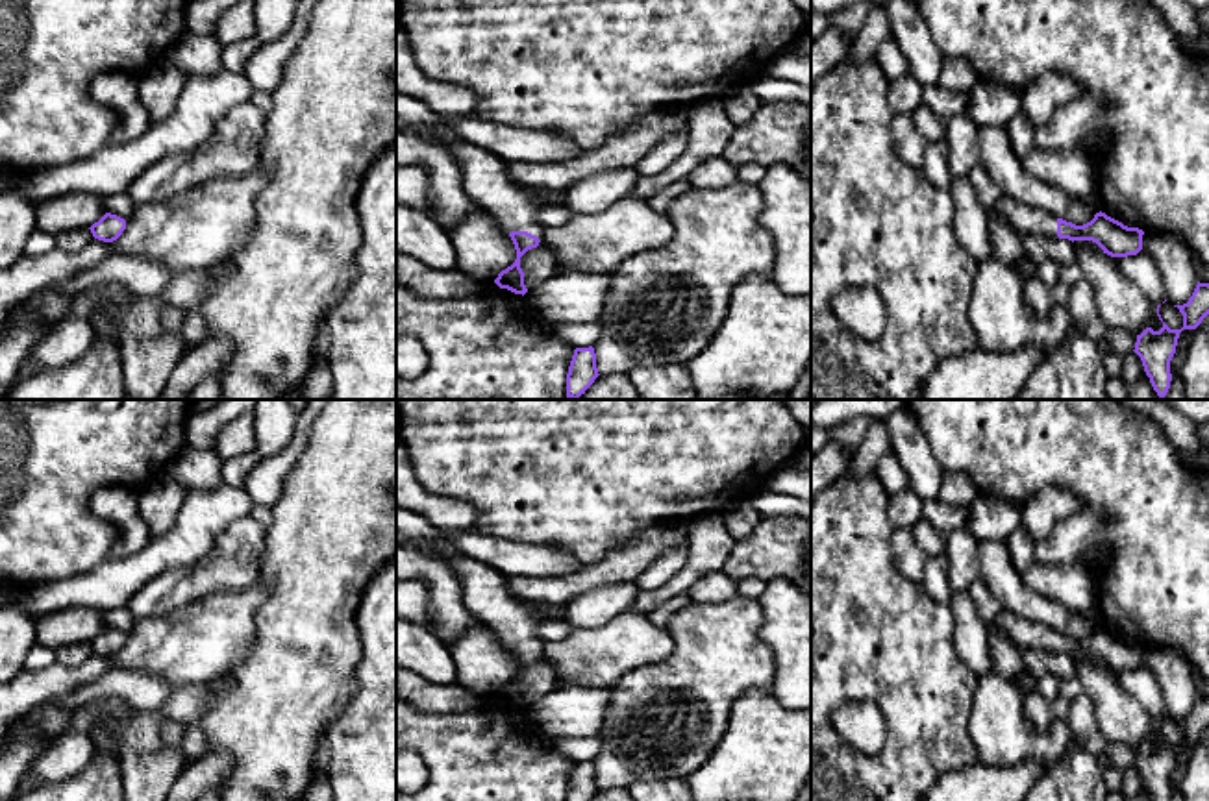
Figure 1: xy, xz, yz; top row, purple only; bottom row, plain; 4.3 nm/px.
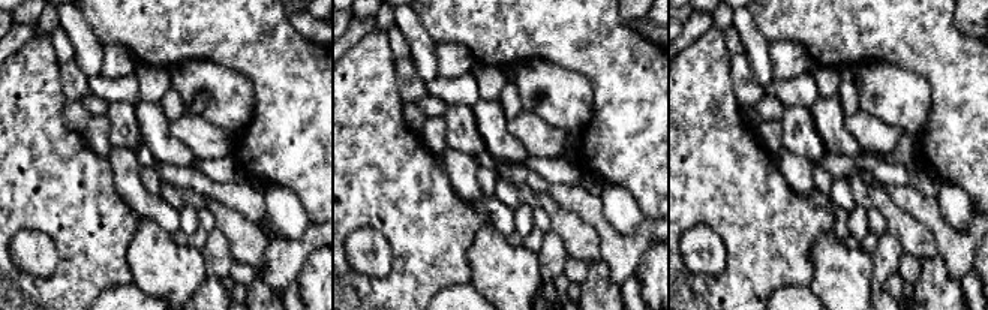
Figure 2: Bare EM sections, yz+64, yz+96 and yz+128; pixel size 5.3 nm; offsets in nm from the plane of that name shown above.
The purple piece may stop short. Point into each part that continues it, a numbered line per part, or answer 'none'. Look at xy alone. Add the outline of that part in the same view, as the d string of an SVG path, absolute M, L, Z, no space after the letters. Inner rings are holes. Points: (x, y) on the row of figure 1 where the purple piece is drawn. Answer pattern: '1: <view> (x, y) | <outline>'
none

